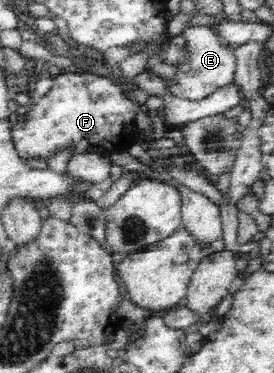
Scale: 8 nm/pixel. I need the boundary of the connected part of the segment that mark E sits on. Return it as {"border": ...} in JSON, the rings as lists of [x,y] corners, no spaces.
{"border":[[[196,24],[186,27],[183,32],[186,35],[186,47],[190,49],[190,59],[183,63],[179,70],[179,80],[176,83],[166,83],[170,95],[186,98],[187,100],[202,100],[204,96],[214,93],[216,88],[222,88],[224,84],[234,81],[236,70],[236,58],[234,48],[224,43],[216,32],[215,25]]]}

